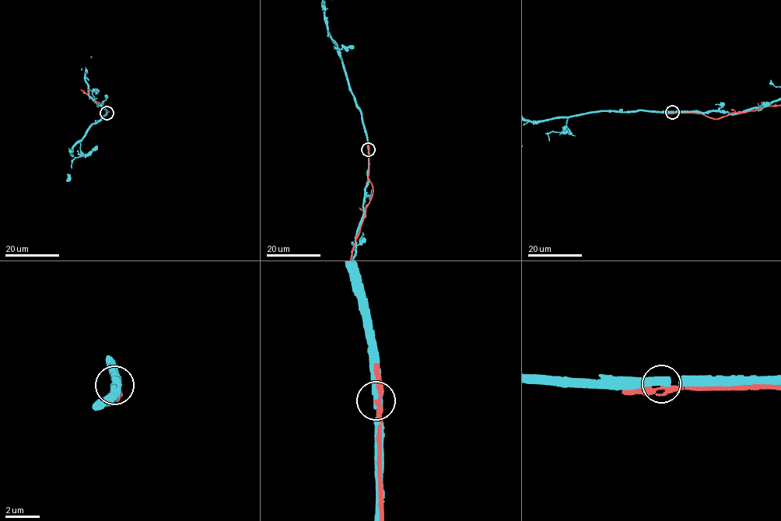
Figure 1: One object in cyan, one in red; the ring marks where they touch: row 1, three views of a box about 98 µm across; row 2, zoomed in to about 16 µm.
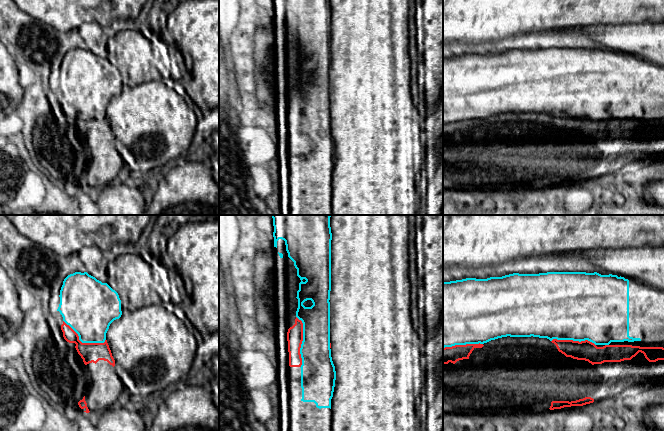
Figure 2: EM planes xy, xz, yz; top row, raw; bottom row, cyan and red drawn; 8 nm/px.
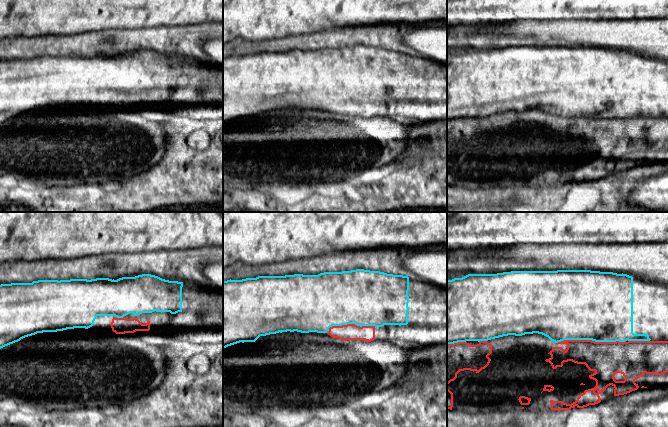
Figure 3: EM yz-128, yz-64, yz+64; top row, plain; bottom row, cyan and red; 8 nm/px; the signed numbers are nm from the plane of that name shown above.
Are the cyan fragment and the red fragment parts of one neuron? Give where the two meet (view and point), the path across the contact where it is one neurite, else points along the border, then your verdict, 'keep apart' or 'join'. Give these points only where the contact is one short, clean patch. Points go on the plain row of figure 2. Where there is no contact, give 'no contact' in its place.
contact xz (302, 118); keep apart

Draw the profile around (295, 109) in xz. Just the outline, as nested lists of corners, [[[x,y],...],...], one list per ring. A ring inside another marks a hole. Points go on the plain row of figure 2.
[[[297,93],[295,100],[288,105],[287,108],[289,142],[301,143],[302,134],[300,124],[303,117],[303,99]]]

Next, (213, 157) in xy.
[[[219,150],[209,152],[207,163],[211,166],[213,179],[219,186]]]

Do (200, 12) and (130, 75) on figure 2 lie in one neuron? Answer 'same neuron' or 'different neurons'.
same neuron

